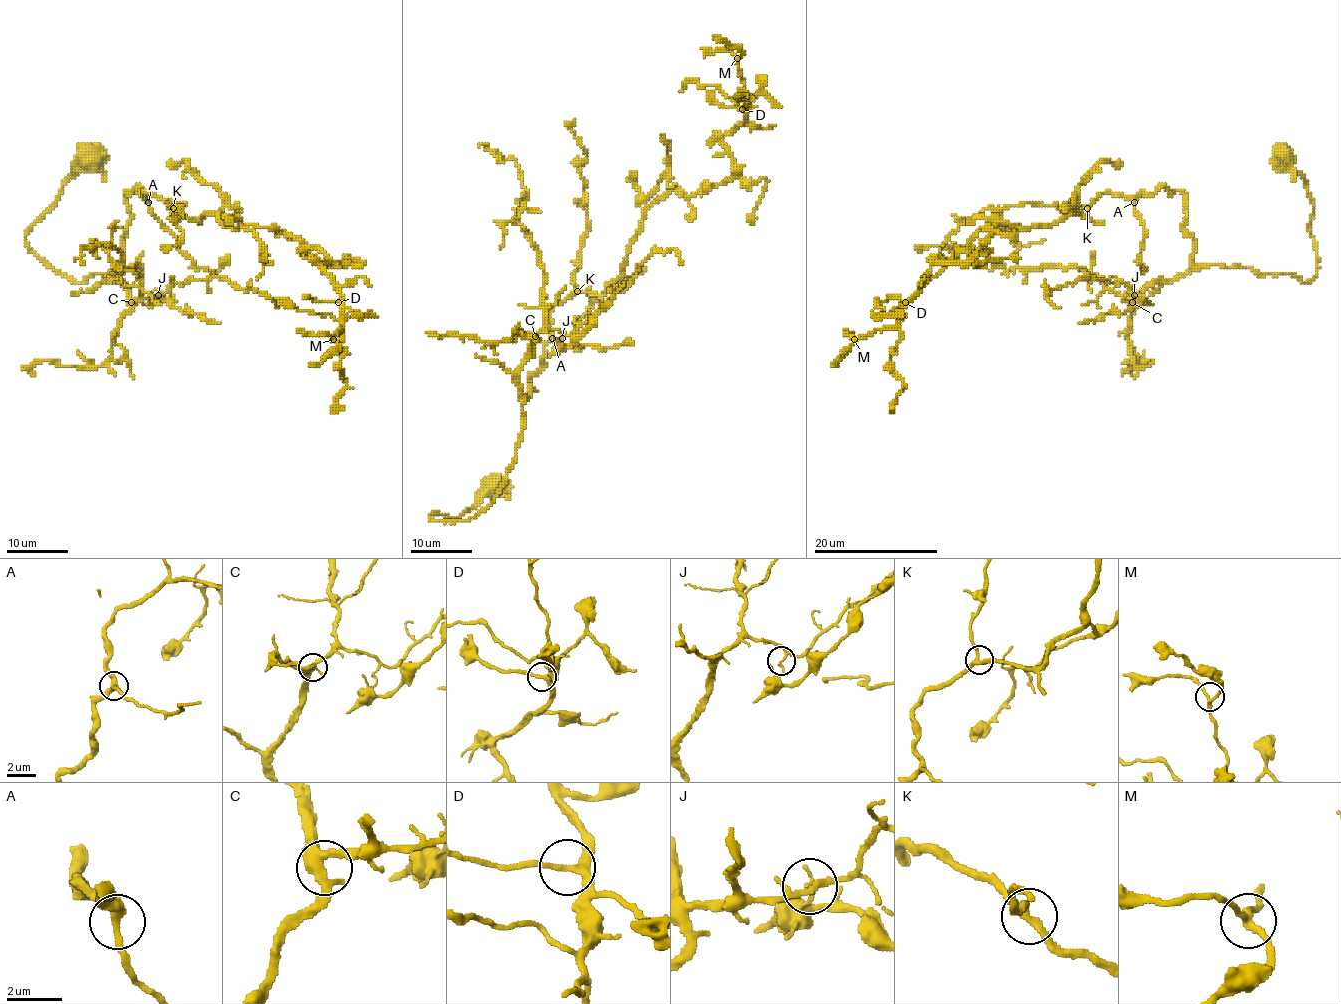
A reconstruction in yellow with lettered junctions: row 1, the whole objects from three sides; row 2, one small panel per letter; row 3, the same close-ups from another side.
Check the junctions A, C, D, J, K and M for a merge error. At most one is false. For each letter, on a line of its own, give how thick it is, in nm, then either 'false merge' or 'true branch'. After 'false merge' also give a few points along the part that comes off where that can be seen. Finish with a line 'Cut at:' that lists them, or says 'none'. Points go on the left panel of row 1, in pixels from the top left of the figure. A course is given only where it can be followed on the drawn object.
A: 340 nm thick; true branch
C: 360 nm thick; true branch
D: 260 nm thick; true branch
J: 130 nm thick; false merge; foreign part runs (157, 294), (156, 297), (168, 299), (185, 313), (197, 313), (207, 321), (221, 324)
K: 240 nm thick; true branch
M: 200 nm thick; true branch
Cut at: J

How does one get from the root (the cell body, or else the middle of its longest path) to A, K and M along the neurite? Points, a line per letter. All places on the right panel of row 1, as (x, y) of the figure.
A: (1283, 157), (1313, 202), (1317, 273), (1308, 282), (1195, 267), (1185, 195), (1163, 186), (1134, 202)
K: (1283, 157), (1313, 202), (1317, 273), (1308, 282), (1195, 267), (1180, 191), (1103, 192), (1087, 208)
M: (1283, 157), (1308, 282), (1195, 267), (1180, 191), (1103, 192), (1090, 220), (985, 228), (854, 339)

